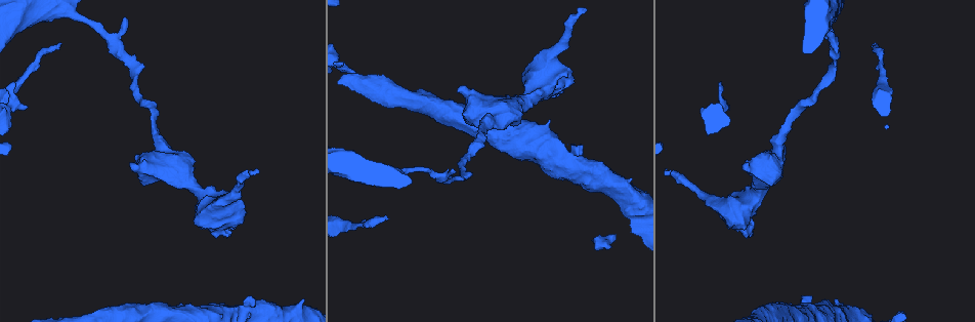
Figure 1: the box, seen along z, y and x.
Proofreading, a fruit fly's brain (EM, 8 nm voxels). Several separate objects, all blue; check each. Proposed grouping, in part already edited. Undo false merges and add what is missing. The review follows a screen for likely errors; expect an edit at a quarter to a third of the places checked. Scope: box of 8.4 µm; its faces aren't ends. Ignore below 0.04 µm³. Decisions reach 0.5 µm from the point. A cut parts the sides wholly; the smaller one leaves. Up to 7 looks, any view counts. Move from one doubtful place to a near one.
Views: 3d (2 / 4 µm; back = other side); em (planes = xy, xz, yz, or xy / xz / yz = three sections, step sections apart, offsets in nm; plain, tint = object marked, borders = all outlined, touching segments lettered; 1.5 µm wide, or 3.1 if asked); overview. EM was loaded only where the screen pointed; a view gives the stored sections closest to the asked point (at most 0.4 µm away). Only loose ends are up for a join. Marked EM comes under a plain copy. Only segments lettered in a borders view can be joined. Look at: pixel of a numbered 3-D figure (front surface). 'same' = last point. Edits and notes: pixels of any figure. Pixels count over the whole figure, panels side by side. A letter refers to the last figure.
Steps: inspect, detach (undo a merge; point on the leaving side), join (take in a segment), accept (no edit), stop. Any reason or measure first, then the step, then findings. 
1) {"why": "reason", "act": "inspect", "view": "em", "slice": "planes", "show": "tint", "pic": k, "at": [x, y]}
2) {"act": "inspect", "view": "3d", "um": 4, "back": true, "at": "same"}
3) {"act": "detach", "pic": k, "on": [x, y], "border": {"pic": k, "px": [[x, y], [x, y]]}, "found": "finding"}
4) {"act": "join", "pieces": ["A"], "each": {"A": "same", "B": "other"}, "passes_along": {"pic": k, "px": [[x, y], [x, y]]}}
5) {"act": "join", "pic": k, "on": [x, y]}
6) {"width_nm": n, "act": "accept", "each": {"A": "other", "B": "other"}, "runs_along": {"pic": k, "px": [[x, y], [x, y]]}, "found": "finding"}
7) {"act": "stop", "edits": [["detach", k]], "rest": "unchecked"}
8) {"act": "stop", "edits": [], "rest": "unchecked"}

{"why": "stops while still wide", "act": "inspect", "view": "em", "slice": "planes", "show": "borders", "pic": 1, "at": [801, 297]}

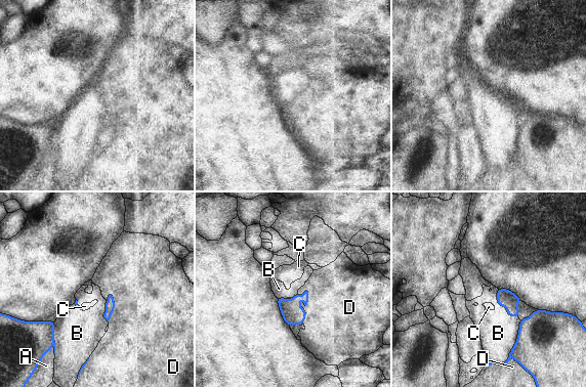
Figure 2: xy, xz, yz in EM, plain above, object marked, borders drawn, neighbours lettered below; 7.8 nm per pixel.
{"act": "accept", "each": {"A": "other", "B": "other", "C": "other", "D": "other"}, "runs_along": {"pic": 2, "px": [[499, 290], [522, 321], [519, 342]]}, "found": "none of them fits"}

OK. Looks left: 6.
{"why": "thick turns thin", "act": "inspect", "view": "em", "slice": "planes", "show": "borders", "pic": 1, "at": [405, 170]}

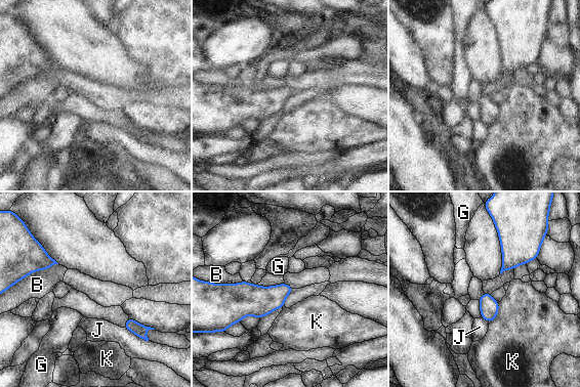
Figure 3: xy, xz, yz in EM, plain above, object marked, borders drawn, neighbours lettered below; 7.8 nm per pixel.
{"act": "accept", "each": {"B": "other", "G": "other", "J": "other", "K": "other"}, "border": {"pic": 3, "px": [[499, 302], [497, 314], [489, 323]]}, "found": "one neuron here"}

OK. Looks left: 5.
{"why": "a narrow waist", "act": "inspect", "view": "3d", "um": 4, "back": true, "pic": 1, "at": [790, 118]}

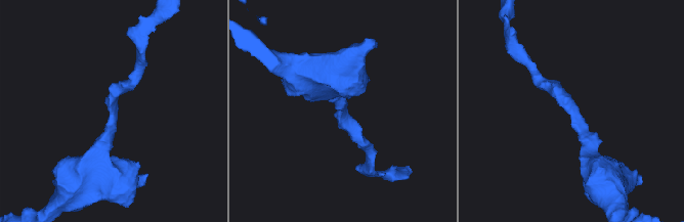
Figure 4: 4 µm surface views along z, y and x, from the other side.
{"arm_widths_nm": [200, 300], "act": "inspect", "view": "em", "slice": "xy", "step": 8, "show": "borders", "pic": 4, "at": [568, 106]}

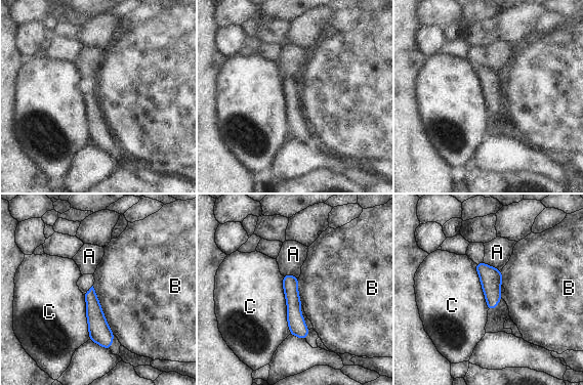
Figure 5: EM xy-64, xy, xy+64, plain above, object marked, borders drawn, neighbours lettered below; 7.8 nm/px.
{"longest_contact_nm": ["C", 460], "act": "accept", "each": {"A": "other", "B": "other", "C": "other"}, "border": {"pic": 5, "px": [[92, 286], [108, 327], [114, 334]]}, "found": "continuous, no second neuron"}

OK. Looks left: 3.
{"act": "stop", "edits": [], "rest": "unchecked"}

